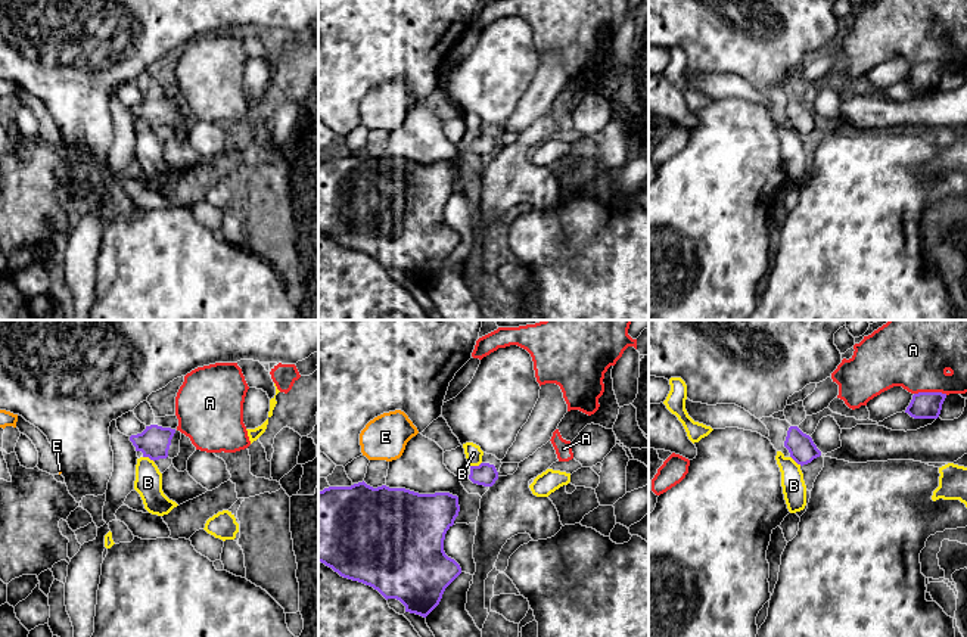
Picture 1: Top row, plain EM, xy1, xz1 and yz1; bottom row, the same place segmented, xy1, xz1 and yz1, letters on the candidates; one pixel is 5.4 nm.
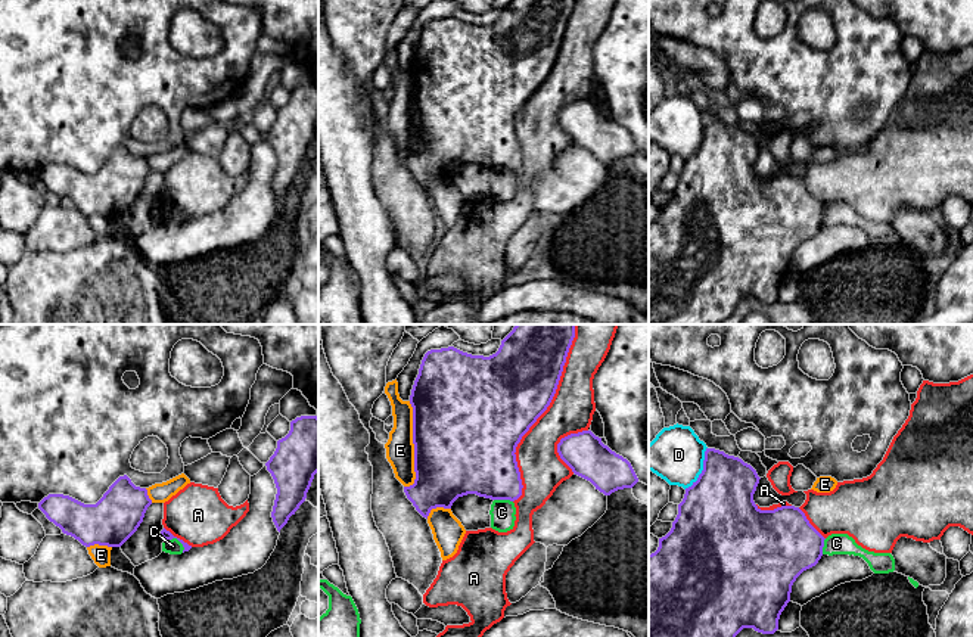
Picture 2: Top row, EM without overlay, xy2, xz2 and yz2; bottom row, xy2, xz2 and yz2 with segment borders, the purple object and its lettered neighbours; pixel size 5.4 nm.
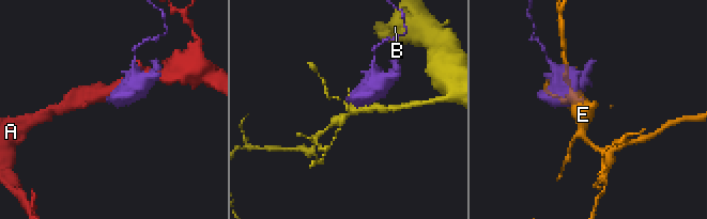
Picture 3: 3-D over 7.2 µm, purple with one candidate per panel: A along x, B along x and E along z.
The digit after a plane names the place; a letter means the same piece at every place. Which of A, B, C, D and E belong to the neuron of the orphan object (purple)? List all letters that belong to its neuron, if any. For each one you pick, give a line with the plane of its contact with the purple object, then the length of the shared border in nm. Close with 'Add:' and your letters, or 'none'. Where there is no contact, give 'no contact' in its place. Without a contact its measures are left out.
Add: none

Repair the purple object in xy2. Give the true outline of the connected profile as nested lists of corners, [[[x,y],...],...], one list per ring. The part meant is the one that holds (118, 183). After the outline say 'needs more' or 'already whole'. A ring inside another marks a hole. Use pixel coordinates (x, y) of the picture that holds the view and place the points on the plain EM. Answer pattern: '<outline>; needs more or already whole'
[[[119,146],[96,174],[49,164],[38,173],[46,187],[83,215],[121,217],[143,192],[152,170],[146,158]]]; already whole

